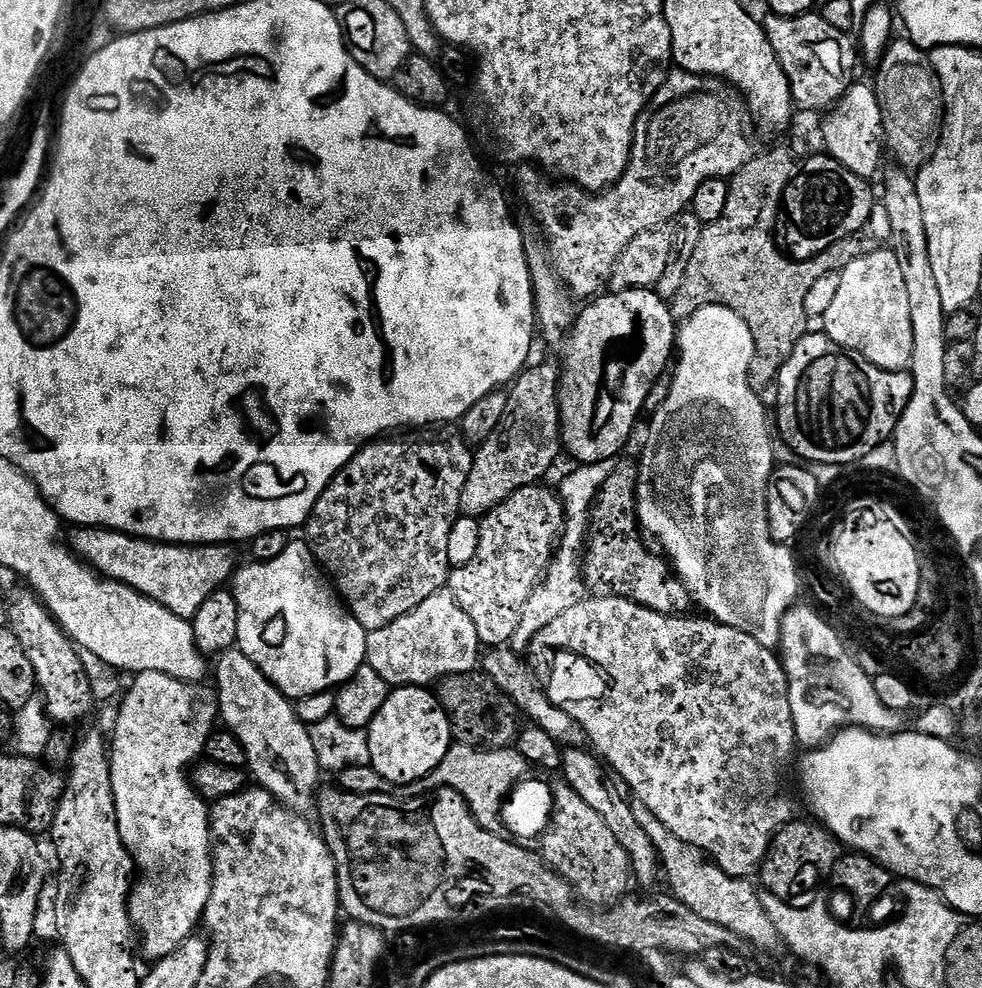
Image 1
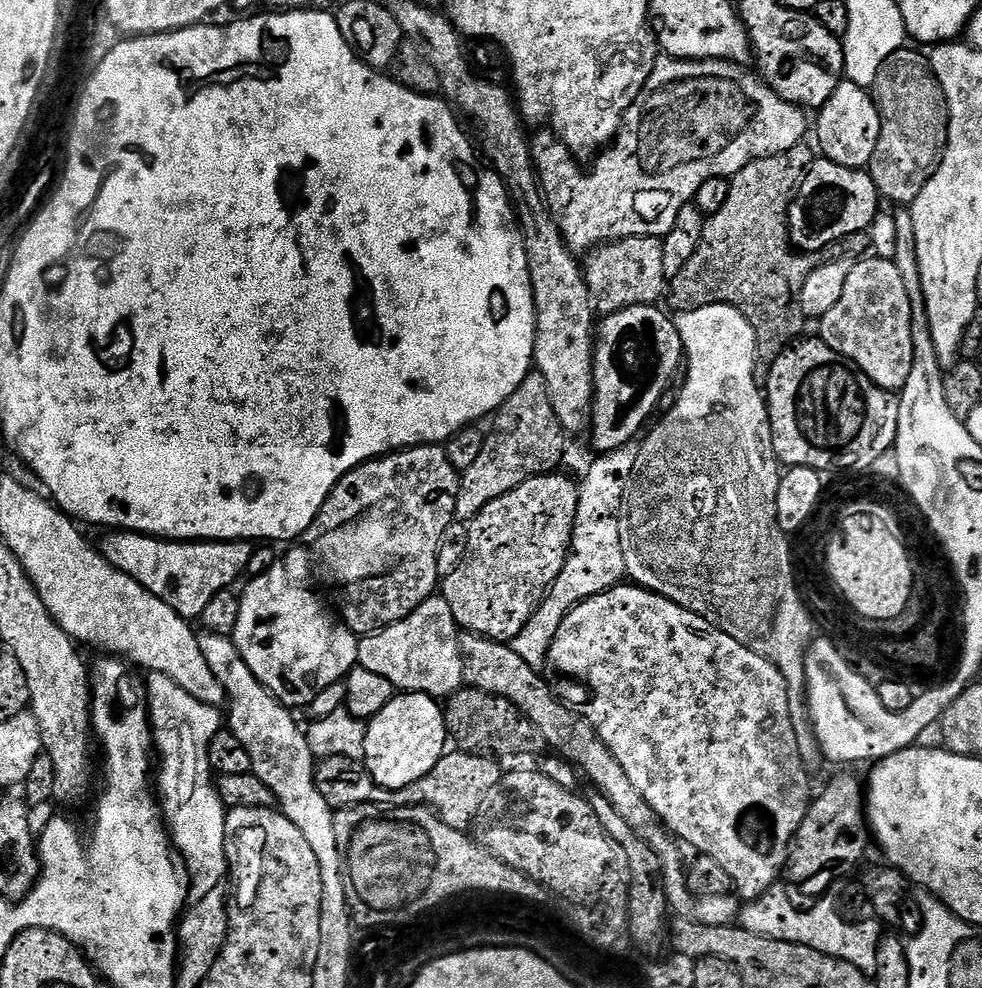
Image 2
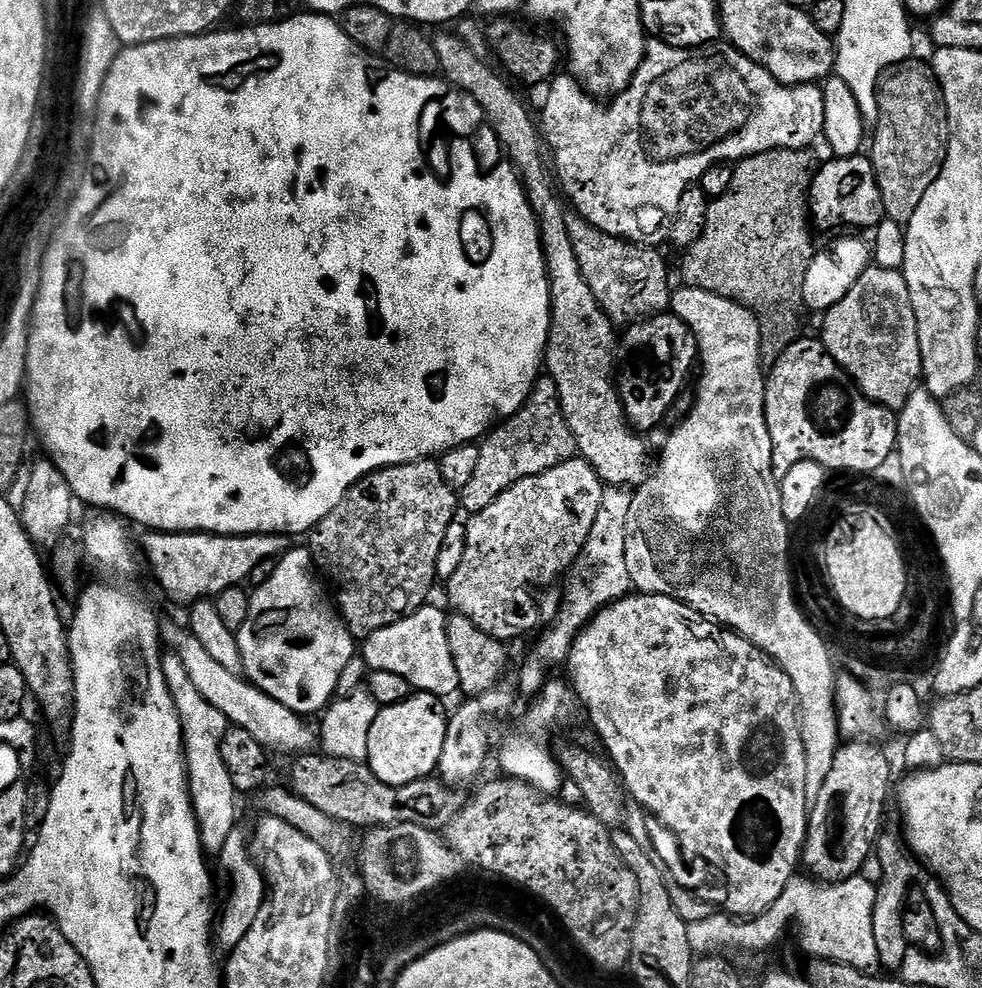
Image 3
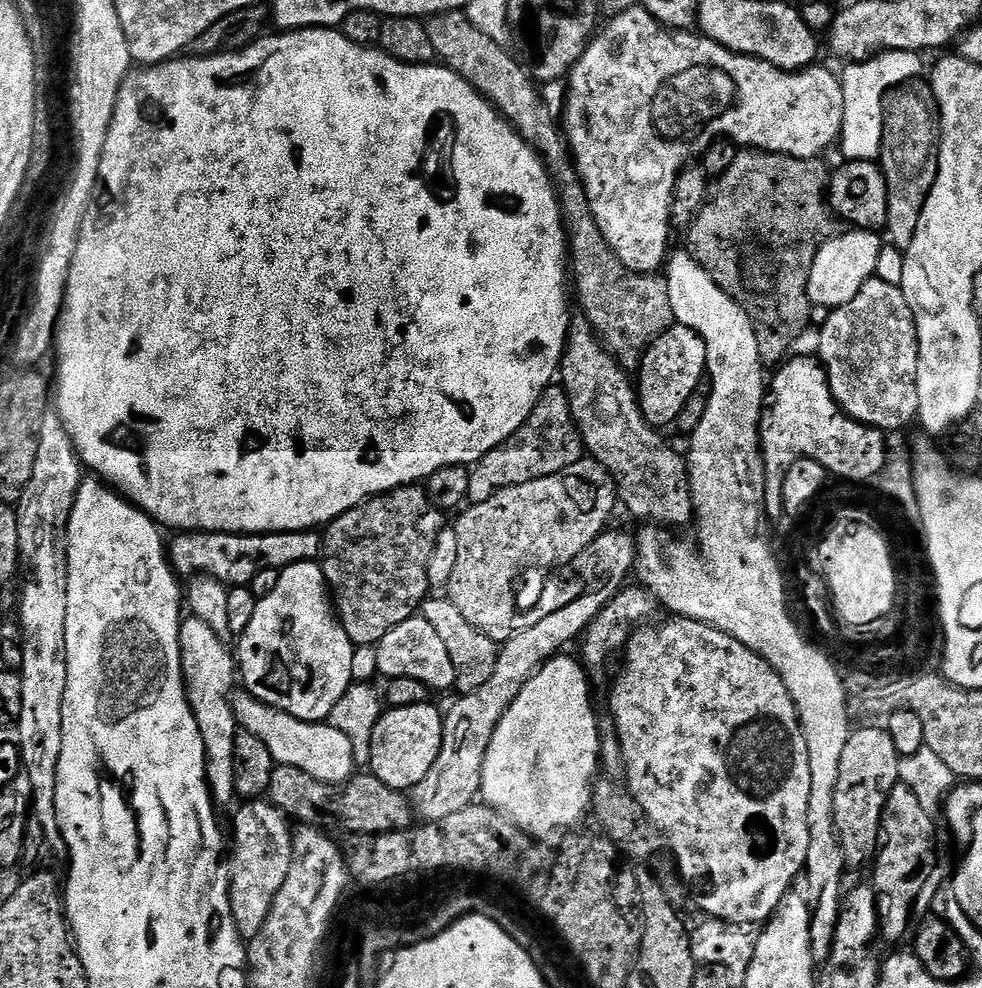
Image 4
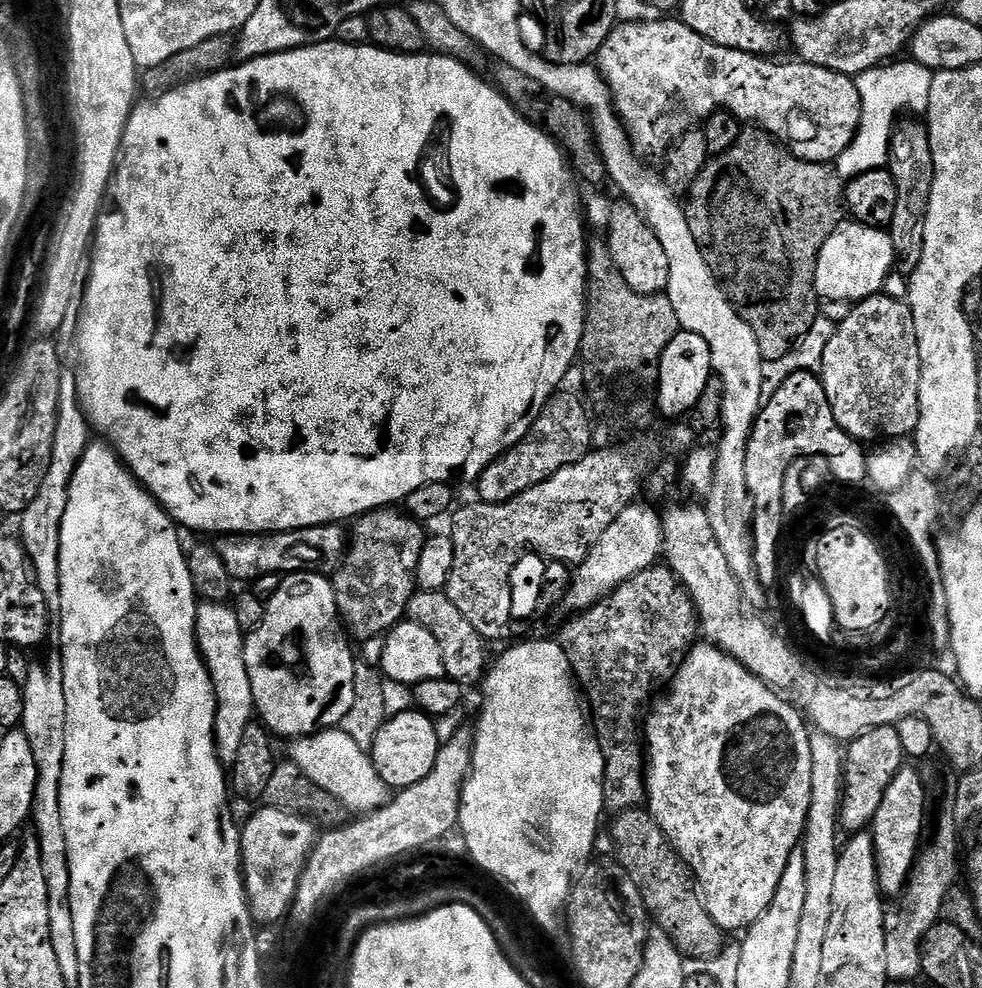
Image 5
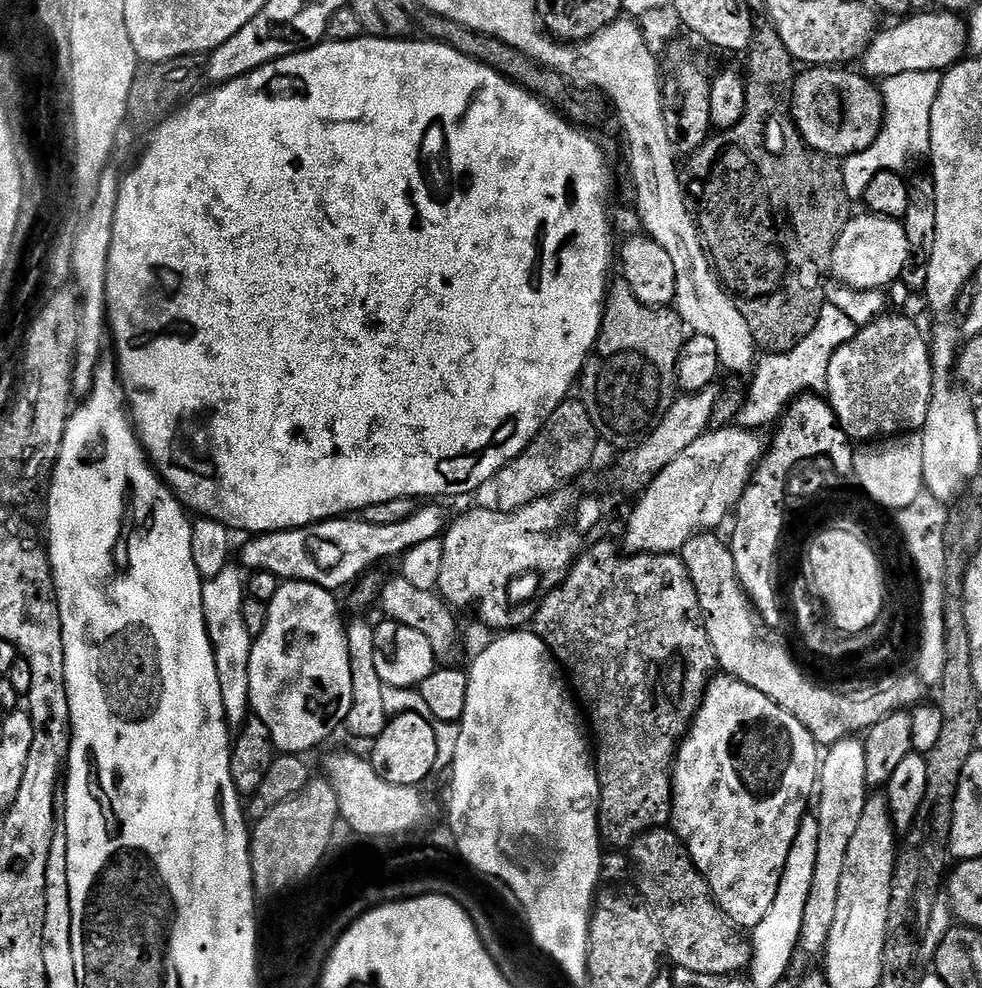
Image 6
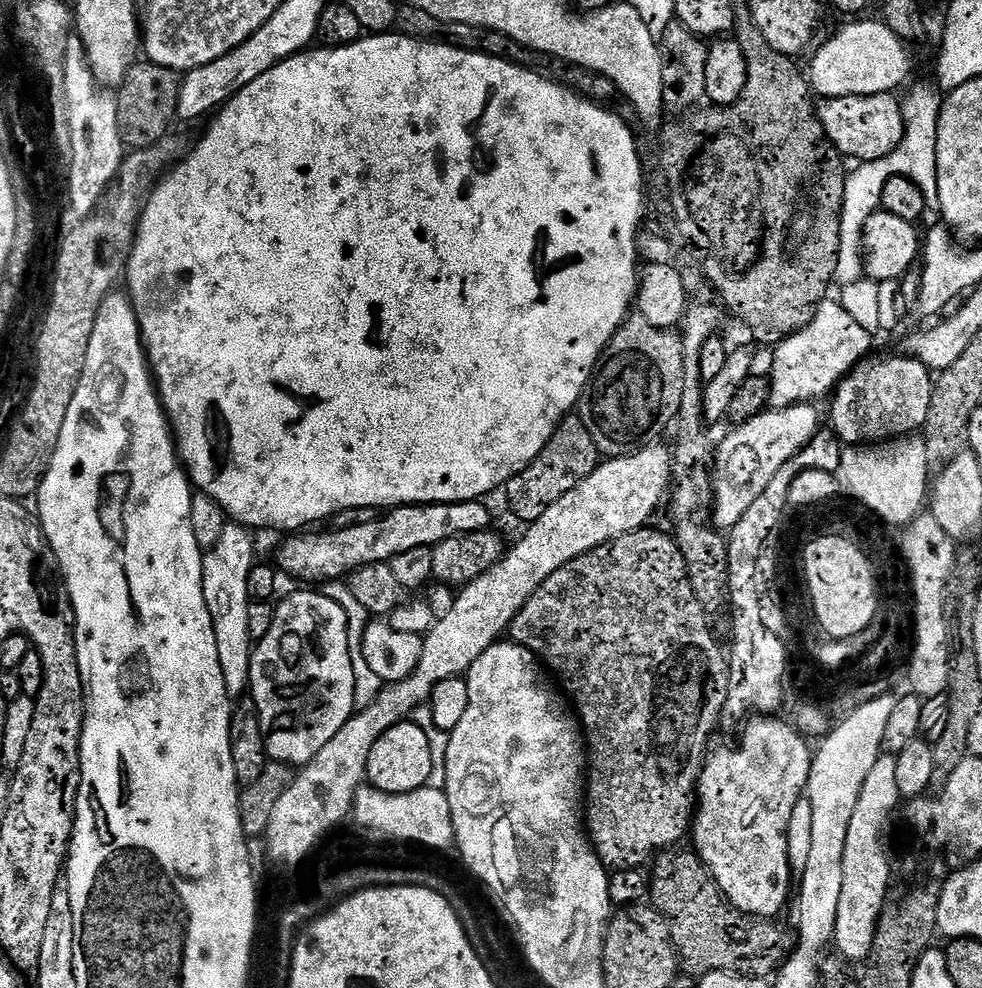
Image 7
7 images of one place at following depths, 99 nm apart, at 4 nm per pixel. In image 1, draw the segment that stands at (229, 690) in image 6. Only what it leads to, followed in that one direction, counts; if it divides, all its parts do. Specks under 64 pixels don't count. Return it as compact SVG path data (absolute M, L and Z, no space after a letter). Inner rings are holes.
M137 672L135 673L132 685L127 685L122 699L119 701L120 713L116 716L116 729L110 736L110 759L112 761L112 785L114 786L114 802L116 803L116 817L124 844L128 853L132 856L135 867L144 877L135 881L131 897L128 901L128 913L132 916L132 923L138 933L139 943L142 945L142 952L149 956L149 961L155 962L174 954L186 938L190 938L201 927L204 919L204 907L210 898L212 889L212 822L210 819L210 808L206 801L196 792L196 788L190 779L190 769L205 755L208 739L218 724L218 713L220 702L215 687L207 683L188 684L185 680L170 678L170 674L161 672Z

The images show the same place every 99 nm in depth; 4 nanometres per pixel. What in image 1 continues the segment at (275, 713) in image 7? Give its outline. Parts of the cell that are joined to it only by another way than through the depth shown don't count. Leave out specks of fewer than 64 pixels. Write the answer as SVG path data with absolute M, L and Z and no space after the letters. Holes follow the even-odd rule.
M293 539L273 560L248 562L234 576L238 602L238 638L241 652L262 670L262 674L289 700L297 702L319 692L339 689L353 674L365 667L368 632L349 612L334 591L329 577L318 567L315 556L303 539Z

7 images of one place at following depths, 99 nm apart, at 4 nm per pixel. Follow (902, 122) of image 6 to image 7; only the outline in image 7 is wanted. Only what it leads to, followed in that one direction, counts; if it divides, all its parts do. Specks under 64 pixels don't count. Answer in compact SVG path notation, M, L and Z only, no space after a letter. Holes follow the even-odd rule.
M920 84L914 87L901 103L903 110L904 136L899 146L886 158L876 159L876 176L906 177L922 190L929 211L937 211L937 142L938 118L940 117L943 95L933 86Z

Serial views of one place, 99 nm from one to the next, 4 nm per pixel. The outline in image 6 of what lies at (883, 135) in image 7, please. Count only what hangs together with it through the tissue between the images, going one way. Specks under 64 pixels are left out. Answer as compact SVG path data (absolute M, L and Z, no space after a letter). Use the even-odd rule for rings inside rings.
M812 66L804 73L797 75L794 80L794 89L796 88L796 116L794 112L794 123L796 131L800 133L801 139L808 147L812 148L815 152L820 152L823 156L831 156L833 158L847 158L850 156L857 156L859 152L864 152L870 146L874 146L874 142L879 136L879 132L884 129L884 100L881 89L877 87L871 79L857 72L848 72L852 70L845 70L840 66Z

